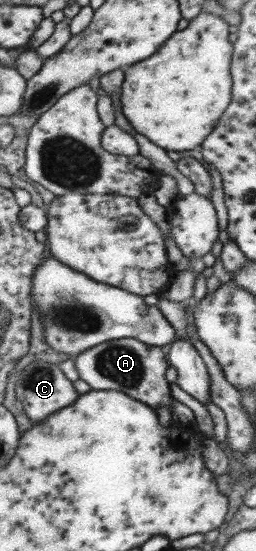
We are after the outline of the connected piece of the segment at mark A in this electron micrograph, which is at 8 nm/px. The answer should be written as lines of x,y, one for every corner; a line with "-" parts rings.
136,339
105,341
74,356
78,379
84,380
94,391
118,391
158,410
166,405
172,411
170,383
166,381
169,367
162,349

